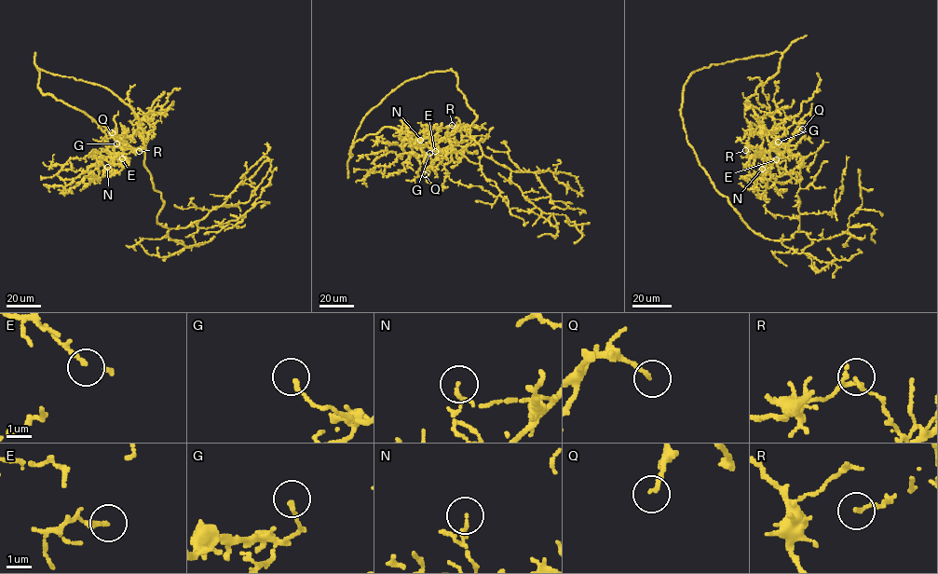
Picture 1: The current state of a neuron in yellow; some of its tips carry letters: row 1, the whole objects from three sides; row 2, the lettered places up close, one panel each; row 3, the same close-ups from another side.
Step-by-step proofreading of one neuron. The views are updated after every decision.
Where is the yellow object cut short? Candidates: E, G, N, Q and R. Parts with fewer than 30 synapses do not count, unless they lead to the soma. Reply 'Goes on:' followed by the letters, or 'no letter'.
Goes on: Q

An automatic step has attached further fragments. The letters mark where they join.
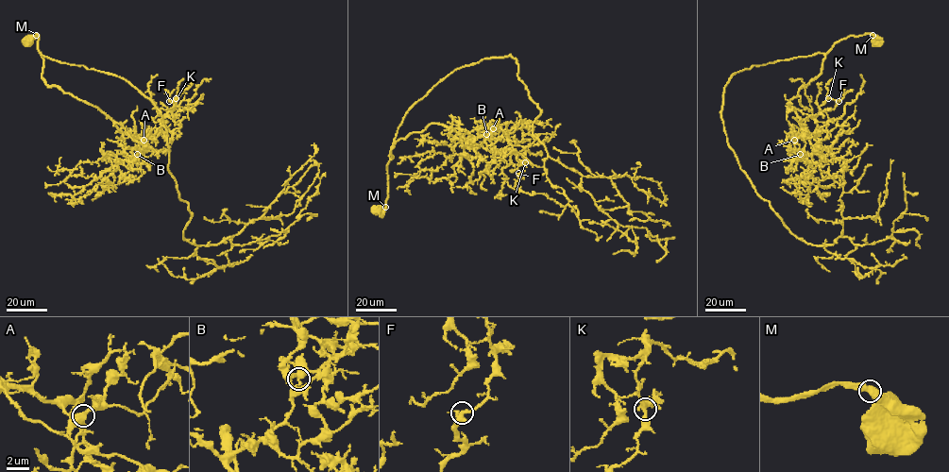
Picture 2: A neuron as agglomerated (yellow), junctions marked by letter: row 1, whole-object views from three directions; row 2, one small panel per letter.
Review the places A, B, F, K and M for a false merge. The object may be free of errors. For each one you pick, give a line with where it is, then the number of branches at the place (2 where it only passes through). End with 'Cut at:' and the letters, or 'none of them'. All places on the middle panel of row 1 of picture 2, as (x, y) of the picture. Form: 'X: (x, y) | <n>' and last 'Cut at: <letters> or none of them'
Cut at: none of them

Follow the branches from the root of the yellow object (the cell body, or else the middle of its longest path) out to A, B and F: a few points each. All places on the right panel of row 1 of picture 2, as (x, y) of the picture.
A: (875, 42), (872, 35), (849, 36), (826, 54), (821, 73), (789, 101), (814, 153), (803, 156), (794, 140)
B: (875, 42), (868, 34), (837, 42), (826, 54), (821, 73), (789, 101), (813, 146), (811, 157), (800, 154)
F: (875, 42), (868, 34), (837, 42), (821, 73), (789, 101), (804, 138), (815, 137), (819, 107), (838, 101)

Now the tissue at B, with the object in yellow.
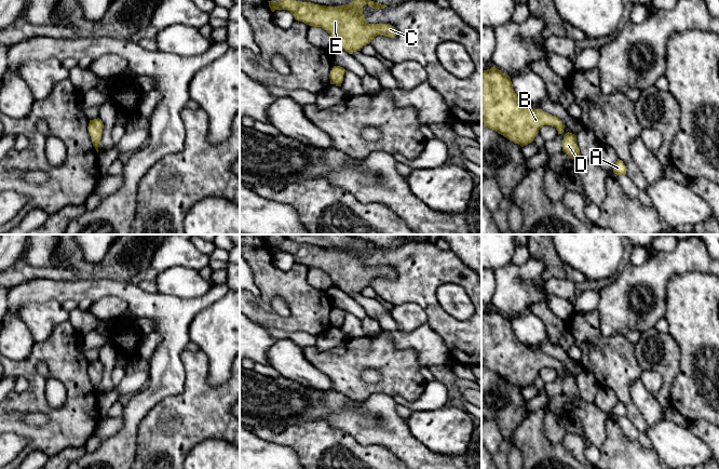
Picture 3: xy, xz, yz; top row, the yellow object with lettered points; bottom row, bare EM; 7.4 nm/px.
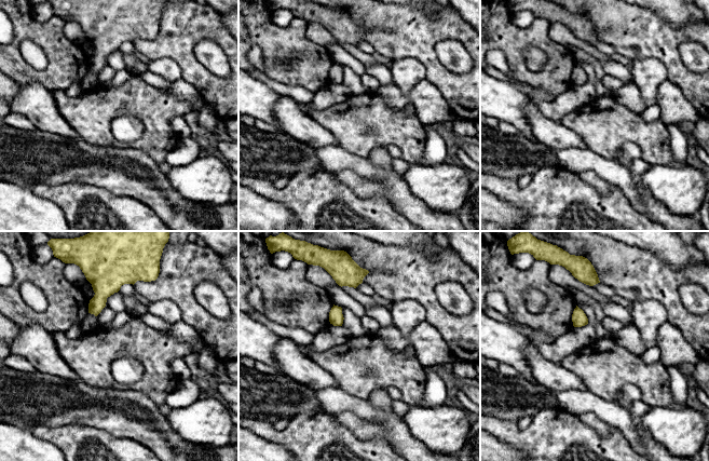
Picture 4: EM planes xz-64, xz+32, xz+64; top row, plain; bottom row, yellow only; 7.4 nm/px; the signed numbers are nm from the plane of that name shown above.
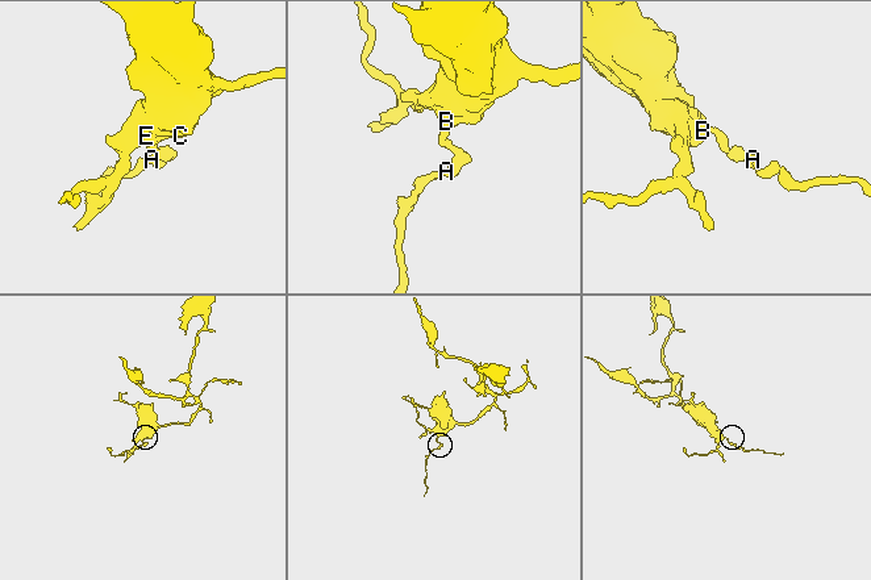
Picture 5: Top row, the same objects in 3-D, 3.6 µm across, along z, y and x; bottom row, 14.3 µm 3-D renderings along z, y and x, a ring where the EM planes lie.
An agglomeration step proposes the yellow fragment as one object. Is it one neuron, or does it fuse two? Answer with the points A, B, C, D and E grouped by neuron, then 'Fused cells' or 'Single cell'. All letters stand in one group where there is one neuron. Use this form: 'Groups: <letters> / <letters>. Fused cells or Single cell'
Groups: A B C D E. Single cell

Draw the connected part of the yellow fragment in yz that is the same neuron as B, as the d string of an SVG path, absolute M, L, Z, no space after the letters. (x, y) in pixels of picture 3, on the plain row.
M496 309L481 312L481 367L488 368L521 389L533 384L543 367L564 374L562 363L521 343L510 318Z

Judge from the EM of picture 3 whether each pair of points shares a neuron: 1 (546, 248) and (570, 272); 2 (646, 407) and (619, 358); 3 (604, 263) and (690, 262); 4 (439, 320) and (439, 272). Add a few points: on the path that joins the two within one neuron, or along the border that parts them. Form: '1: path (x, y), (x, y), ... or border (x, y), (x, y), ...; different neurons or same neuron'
1: path (548, 255), (563, 269); same neuron
2: border (639, 378), (629, 387), (629, 398), (637, 407); different neurons
3: border (615, 273), (611, 279); different neurons
4: path (432, 308), (431, 284); same neuron

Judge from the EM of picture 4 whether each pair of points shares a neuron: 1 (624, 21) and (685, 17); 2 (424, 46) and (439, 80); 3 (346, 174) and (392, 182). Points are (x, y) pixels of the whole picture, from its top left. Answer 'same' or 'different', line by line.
1: different
2: same
3: same

